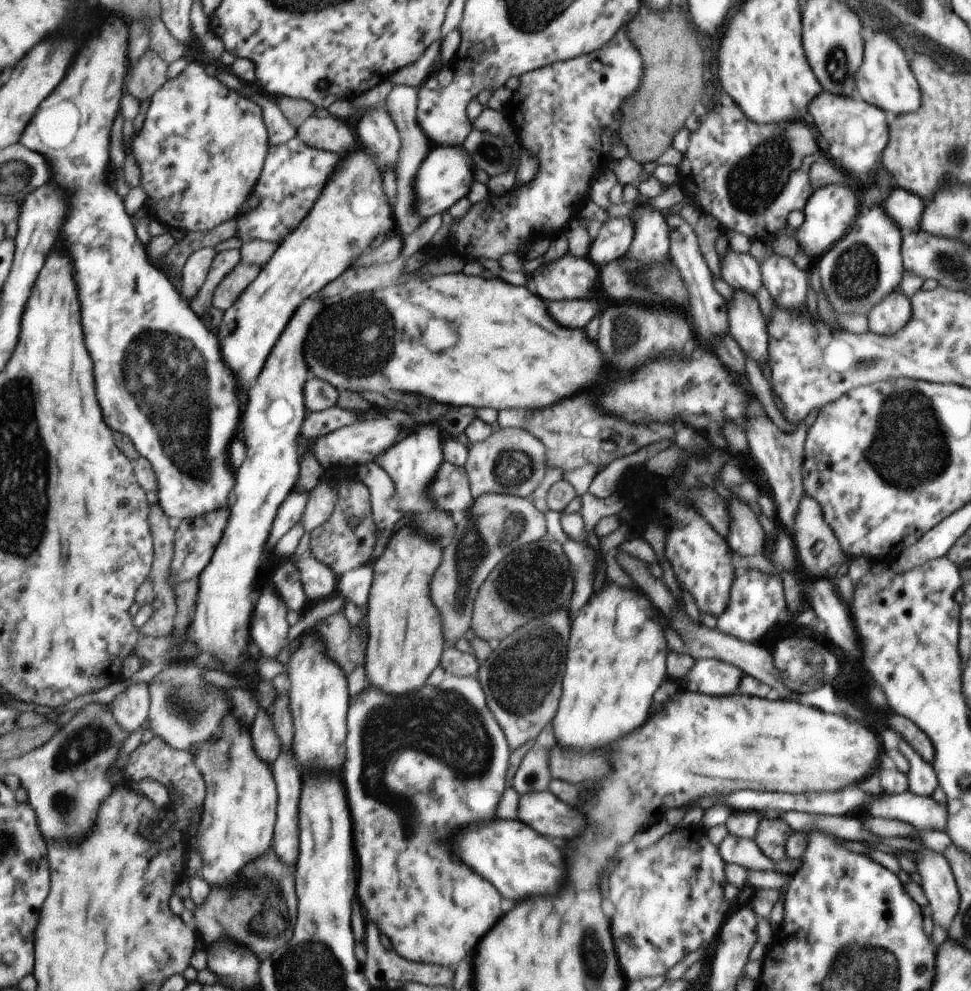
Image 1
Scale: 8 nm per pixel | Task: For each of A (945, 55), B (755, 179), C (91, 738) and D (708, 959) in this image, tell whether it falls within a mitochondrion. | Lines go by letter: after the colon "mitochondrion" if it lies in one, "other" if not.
A: other
B: mitochondrion
C: mitochondrion
D: other

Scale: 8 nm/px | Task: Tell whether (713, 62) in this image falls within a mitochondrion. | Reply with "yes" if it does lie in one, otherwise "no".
no

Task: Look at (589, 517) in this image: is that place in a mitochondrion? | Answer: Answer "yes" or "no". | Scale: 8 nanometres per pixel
no

